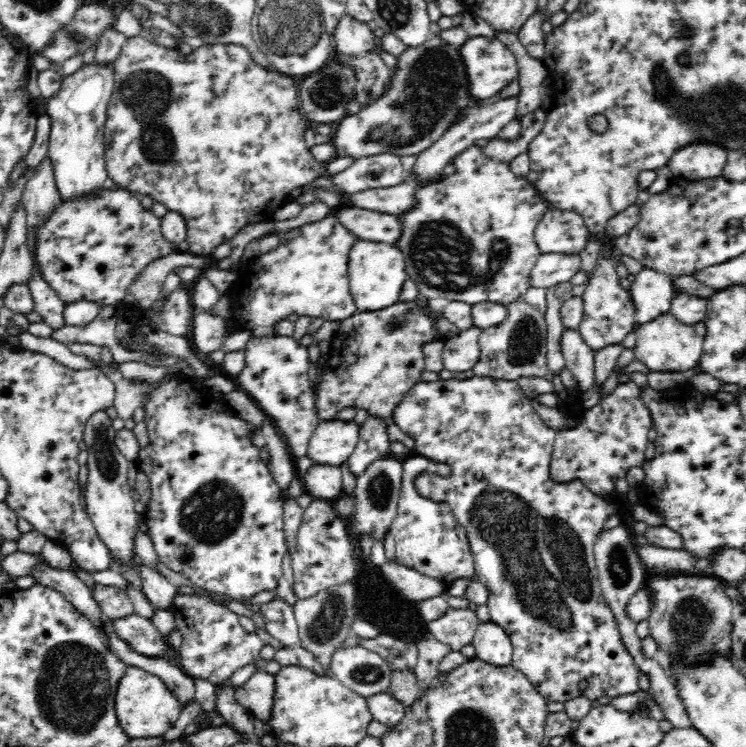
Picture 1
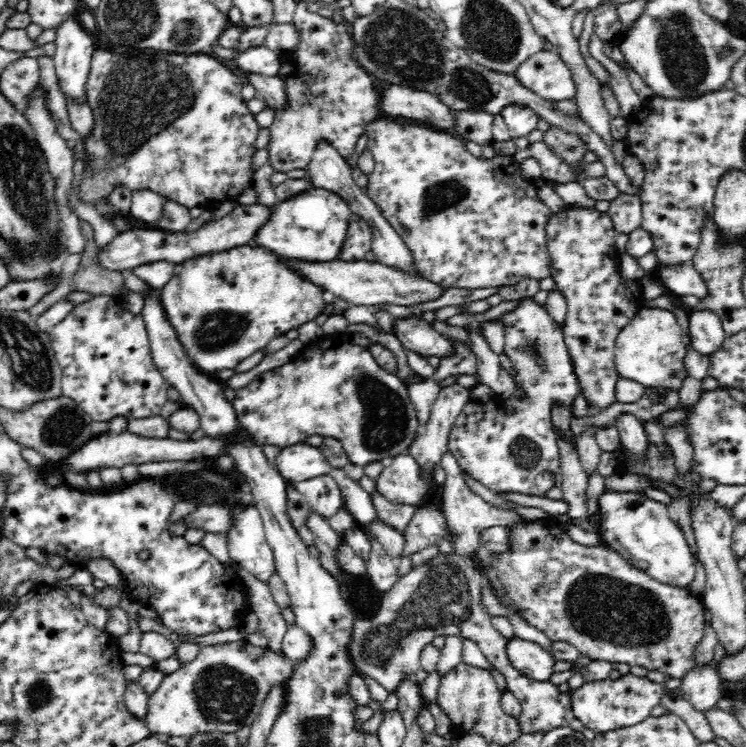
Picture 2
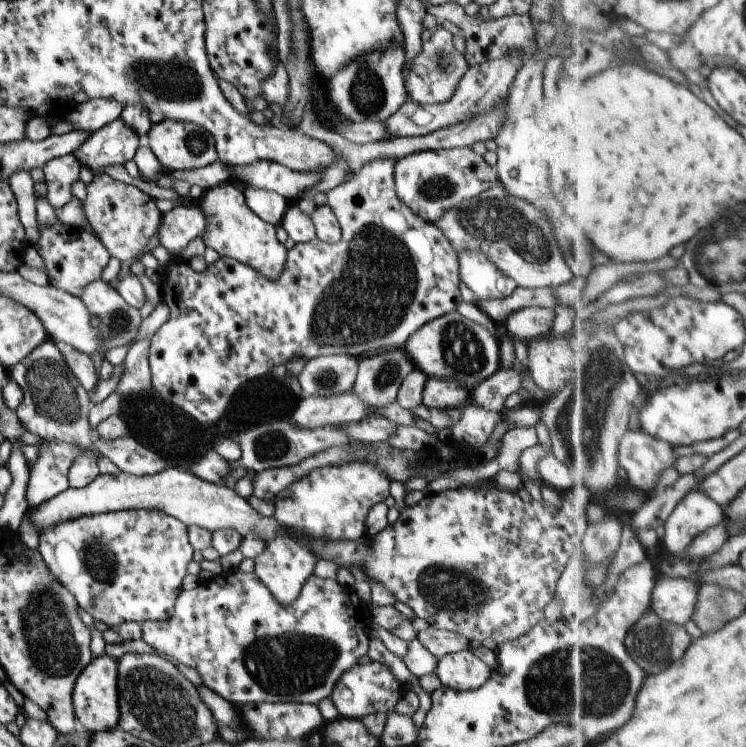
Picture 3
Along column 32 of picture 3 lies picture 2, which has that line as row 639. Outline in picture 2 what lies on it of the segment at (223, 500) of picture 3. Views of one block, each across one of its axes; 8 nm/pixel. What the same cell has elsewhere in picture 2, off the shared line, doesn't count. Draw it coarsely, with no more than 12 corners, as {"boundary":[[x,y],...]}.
{"boundary":[[510,637],[510,664],[537,681],[548,681],[554,662],[547,645]]}

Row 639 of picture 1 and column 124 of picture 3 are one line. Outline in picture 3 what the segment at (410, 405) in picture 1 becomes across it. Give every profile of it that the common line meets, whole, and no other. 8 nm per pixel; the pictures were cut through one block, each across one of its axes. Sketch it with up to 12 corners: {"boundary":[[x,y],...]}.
{"boundary":[[162,510],[60,522],[35,545],[94,620],[172,618],[195,548]]}

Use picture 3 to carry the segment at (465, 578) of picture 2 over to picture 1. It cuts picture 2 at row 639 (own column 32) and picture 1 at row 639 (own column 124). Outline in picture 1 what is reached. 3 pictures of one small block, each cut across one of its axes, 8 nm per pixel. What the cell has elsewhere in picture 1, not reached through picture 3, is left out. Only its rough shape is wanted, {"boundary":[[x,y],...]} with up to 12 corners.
{"boundary":[[472,610],[427,622],[433,637],[459,651],[481,624]]}

